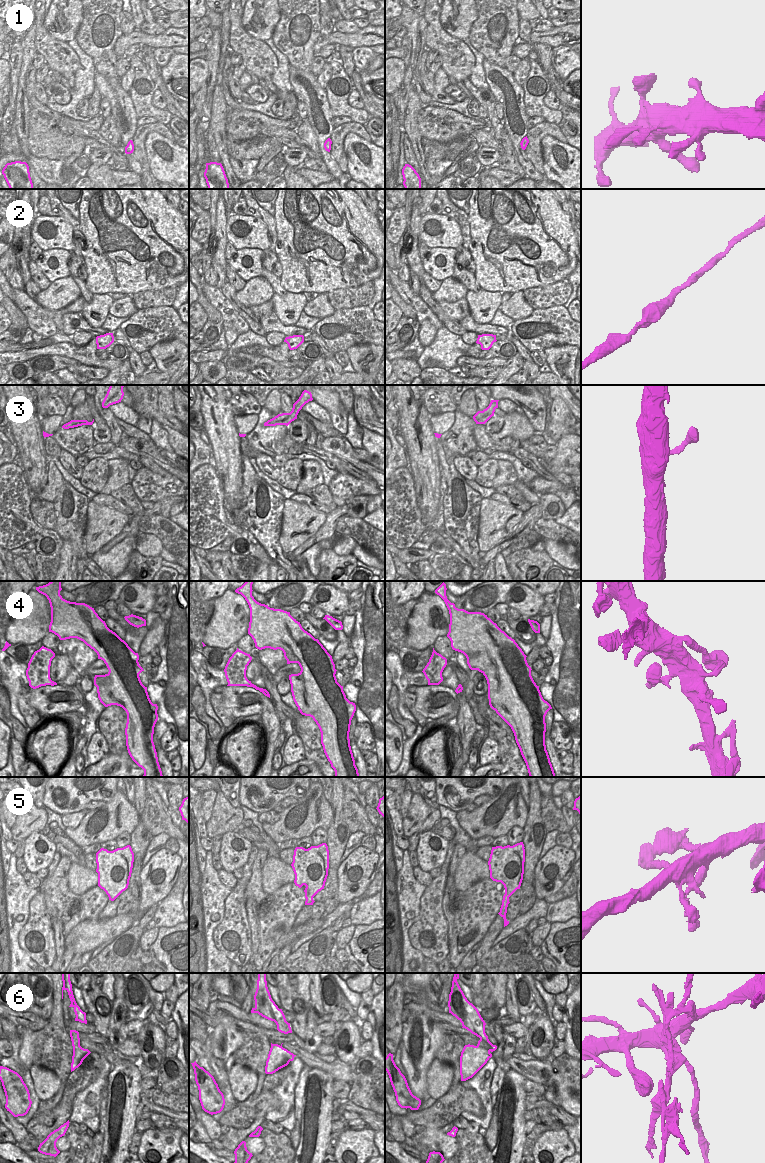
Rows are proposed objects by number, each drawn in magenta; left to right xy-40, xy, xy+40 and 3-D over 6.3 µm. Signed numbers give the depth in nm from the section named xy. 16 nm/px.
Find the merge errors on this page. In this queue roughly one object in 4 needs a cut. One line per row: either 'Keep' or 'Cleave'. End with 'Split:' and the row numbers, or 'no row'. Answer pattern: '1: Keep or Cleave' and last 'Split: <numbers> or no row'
1: Keep
2: Keep
3: Keep
4: Keep
5: Keep
6: Cleave
Split: 6

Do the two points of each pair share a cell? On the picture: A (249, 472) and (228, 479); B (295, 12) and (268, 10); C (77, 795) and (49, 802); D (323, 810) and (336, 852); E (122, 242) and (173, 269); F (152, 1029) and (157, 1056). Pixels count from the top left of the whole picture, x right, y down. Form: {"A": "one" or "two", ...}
{"A": "two", "B": "two", "C": "one", "D": "two", "E": "one", "F": "one"}

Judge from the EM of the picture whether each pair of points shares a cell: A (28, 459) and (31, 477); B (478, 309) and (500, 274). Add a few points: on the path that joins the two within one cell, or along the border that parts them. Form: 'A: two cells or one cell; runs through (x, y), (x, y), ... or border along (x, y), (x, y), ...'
A: one cell; runs through (32, 463), (32, 473)
B: two cells; border along (481, 288), (487, 291), (501, 292)

